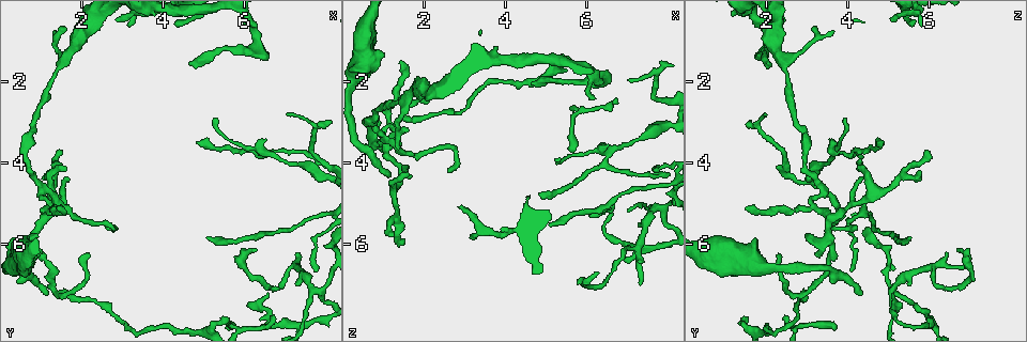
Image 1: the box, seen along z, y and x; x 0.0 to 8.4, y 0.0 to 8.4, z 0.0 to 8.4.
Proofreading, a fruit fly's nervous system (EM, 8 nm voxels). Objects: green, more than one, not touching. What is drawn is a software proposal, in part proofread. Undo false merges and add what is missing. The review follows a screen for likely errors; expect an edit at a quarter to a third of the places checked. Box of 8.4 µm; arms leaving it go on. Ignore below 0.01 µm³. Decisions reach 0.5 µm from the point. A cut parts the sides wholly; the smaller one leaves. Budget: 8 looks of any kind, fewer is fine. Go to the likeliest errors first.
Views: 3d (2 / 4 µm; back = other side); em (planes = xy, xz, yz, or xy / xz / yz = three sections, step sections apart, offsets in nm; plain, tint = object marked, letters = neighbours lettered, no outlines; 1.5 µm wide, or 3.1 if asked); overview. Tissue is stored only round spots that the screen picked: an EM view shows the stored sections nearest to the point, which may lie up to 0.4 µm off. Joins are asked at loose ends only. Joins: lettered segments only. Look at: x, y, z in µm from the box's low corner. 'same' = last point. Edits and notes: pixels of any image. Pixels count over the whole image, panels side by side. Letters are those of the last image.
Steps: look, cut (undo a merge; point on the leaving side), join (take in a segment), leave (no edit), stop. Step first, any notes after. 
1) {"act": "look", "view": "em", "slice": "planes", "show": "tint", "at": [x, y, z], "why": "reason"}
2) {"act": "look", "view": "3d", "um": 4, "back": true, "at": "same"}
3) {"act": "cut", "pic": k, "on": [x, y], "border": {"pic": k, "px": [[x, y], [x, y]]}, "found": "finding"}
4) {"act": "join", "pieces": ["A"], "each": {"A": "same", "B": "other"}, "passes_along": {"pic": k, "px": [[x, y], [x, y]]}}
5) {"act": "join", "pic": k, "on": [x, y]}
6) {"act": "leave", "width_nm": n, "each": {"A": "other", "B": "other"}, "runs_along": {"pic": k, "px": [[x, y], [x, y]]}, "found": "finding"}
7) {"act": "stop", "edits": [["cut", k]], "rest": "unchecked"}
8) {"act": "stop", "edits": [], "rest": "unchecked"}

{"act": "look", "view": "em", "slice": "planes", "show": "letters", "at": [1.60, 1.50, 2.40], "why": "arms part here"}

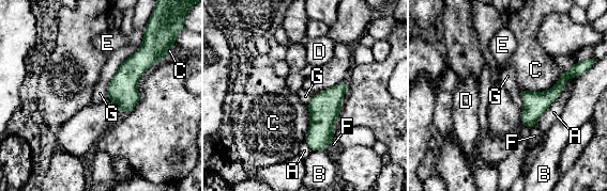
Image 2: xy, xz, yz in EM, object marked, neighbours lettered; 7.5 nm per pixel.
{"act": "leave", "width_nm": 120, "each": {"A": "other", "B": "other", "C": "other", "D": "other", "E": "other", "F": "other", "G": "other"}, "border": {"pic": 2, "px": [[140, 46], [120, 65], [107, 96]]}, "found": "continuous, no second neuron"}

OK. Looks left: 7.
{"act": "look", "view": "em", "slice": "planes", "show": "letters", "at": [0.95, 4.55, 3.40], "why": "three arms meet"}

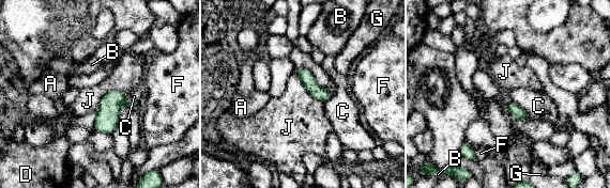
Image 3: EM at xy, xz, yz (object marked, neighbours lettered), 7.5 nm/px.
{"act": "leave", "longest_contact_nm": ["J", 260], "each": {"A": "other", "B": "other", "C": "other", "D": "other", "F": "other", "G": "other", "J": "other"}, "border": {"pic": 3, "px": [[125, 93], [109, 90], [96, 112]]}, "found": "continuous, no second neuron"}

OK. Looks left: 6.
{"act": "look", "view": "3d", "um": 4, "at": [1.45, 7.25, 3.00], "why": "sharp bend"}

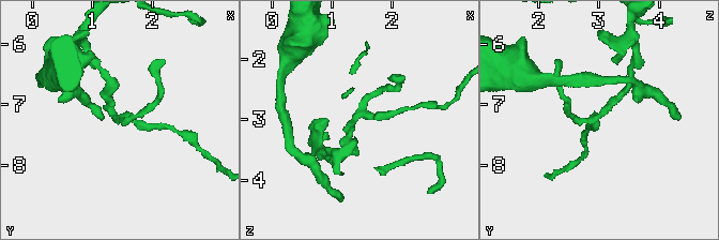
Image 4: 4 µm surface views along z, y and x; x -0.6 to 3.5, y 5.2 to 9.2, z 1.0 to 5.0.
{"act": "look", "view": "em", "slice": "yz", "step": 4, "show": "letters", "at": [1.40, 7.25, 2.90], "arms": 3, "why": "need the tissue"}

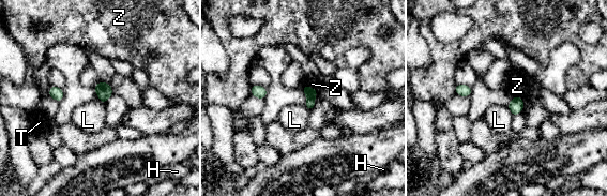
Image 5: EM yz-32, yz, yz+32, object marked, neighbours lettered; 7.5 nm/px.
{"act": "cut", "pic": 5, "on": [309, 104], "longest_contact_nm": ["Z", 100], "each": {"H": "other", "L": "other", "T": "other", "Z": "other"}, "border": {"pic": 5, "px": [[308, 96], [314, 98]]}, "found": "a second neuron is stuck on"}

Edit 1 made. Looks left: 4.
{"act": "stop", "edits": [["cut", 5]], "rest": "unchecked"}

